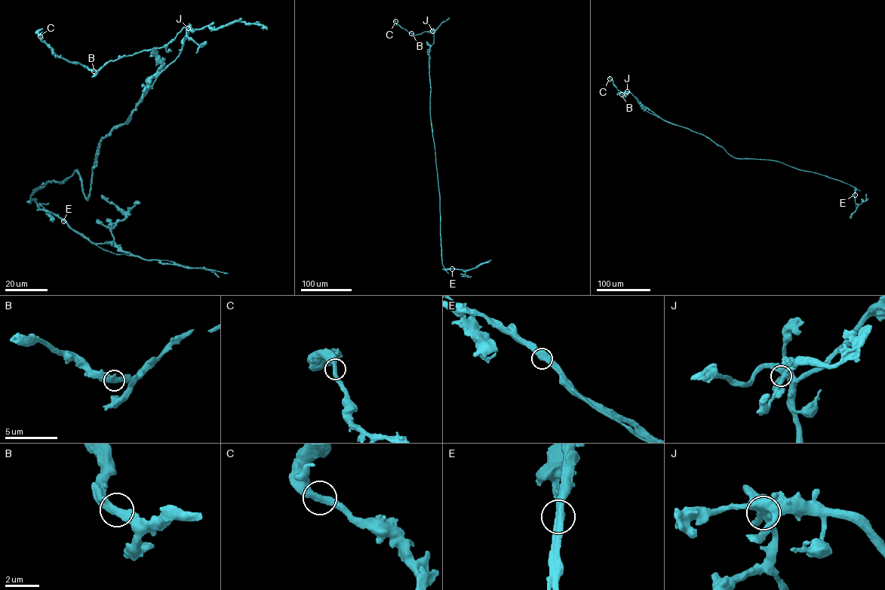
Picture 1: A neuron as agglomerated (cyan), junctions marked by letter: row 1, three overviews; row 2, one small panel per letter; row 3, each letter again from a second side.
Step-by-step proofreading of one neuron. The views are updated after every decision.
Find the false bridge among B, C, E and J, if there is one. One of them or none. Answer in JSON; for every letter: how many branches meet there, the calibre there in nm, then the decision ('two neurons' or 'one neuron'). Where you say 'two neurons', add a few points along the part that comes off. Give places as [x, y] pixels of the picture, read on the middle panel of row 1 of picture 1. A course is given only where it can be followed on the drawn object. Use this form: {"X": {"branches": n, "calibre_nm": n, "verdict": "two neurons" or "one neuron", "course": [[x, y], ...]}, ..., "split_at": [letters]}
{"B": {"branches": 2, "calibre_nm": 460, "verdict": "one neuron"}, "C": {"branches": 2, "calibre_nm": 440, "verdict": "one neuron"}, "E": {"branches": 2, "calibre_nm": 480, "verdict": "two neurons", "course": [[452, 268], [445, 270], [442, 263], [439, 193], [430, 115], [428, 57], [433, 32], [414, 35], [395, 20]]}, "J": {"branches": 2, "calibre_nm": 460, "verdict": "one neuron"}, "split_at": ["E"]}

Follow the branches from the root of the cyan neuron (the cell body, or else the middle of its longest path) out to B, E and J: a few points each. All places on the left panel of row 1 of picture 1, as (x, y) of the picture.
B: (90, 192), (102, 138), (130, 121), (149, 78), (175, 59), (189, 26), (165, 46), (109, 60), (93, 71)
E: (90, 192), (87, 199), (77, 169), (62, 182), (47, 182), (30, 195), (40, 209), (54, 213), (63, 221)
J: (90, 192), (102, 138), (130, 121), (149, 78), (175, 59), (188, 28)

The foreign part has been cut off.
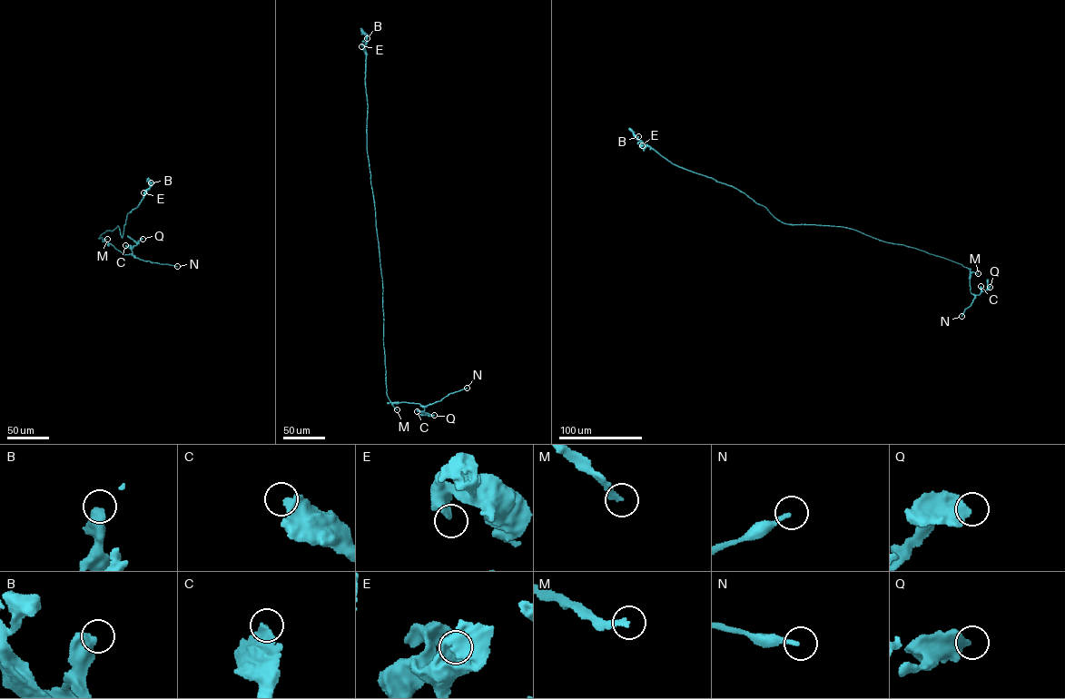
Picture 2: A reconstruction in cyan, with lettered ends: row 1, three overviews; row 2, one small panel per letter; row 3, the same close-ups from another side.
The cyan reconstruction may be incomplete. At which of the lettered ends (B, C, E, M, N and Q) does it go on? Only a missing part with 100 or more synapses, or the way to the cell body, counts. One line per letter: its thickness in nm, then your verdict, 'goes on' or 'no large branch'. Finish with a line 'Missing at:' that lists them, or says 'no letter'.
B: 550 nm | no large branch
C: 460 nm | no large branch
E: 500 nm | no large branch
M: 240 nm | goes on
N: 190 nm | no large branch
Q: 500 nm | no large branch
Missing at: M

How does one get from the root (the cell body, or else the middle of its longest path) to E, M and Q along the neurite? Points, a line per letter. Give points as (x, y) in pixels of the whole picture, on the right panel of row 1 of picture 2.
E: (830, 226), (783, 223), (736, 189), (679, 167), (645, 144), (642, 145)
M: (830, 226), (850, 228), (882, 241), (917, 249), (961, 264), (978, 273)
Q: (830, 226), (850, 228), (882, 241), (913, 248), (961, 264), (970, 270), (971, 292), (975, 295), (990, 287)

